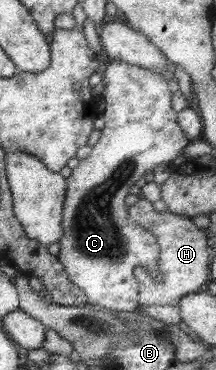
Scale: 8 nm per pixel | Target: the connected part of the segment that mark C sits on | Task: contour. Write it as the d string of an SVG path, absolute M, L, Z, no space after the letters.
M118 61L109 62L99 87L104 126L100 130L97 142L85 158L71 169L66 179L66 198L62 209L63 237L59 240L60 251L58 262L63 266L67 277L86 295L86 302L97 307L117 310L119 312L135 311L138 304L138 281L134 276L134 268L142 267L149 277L160 280L157 270L160 253L153 234L134 225L127 218L125 202L123 202L129 186L140 178L147 170L153 170L158 164L170 163L181 154L181 149L189 140L179 125L175 125L175 112L169 106L169 88L161 74Z

